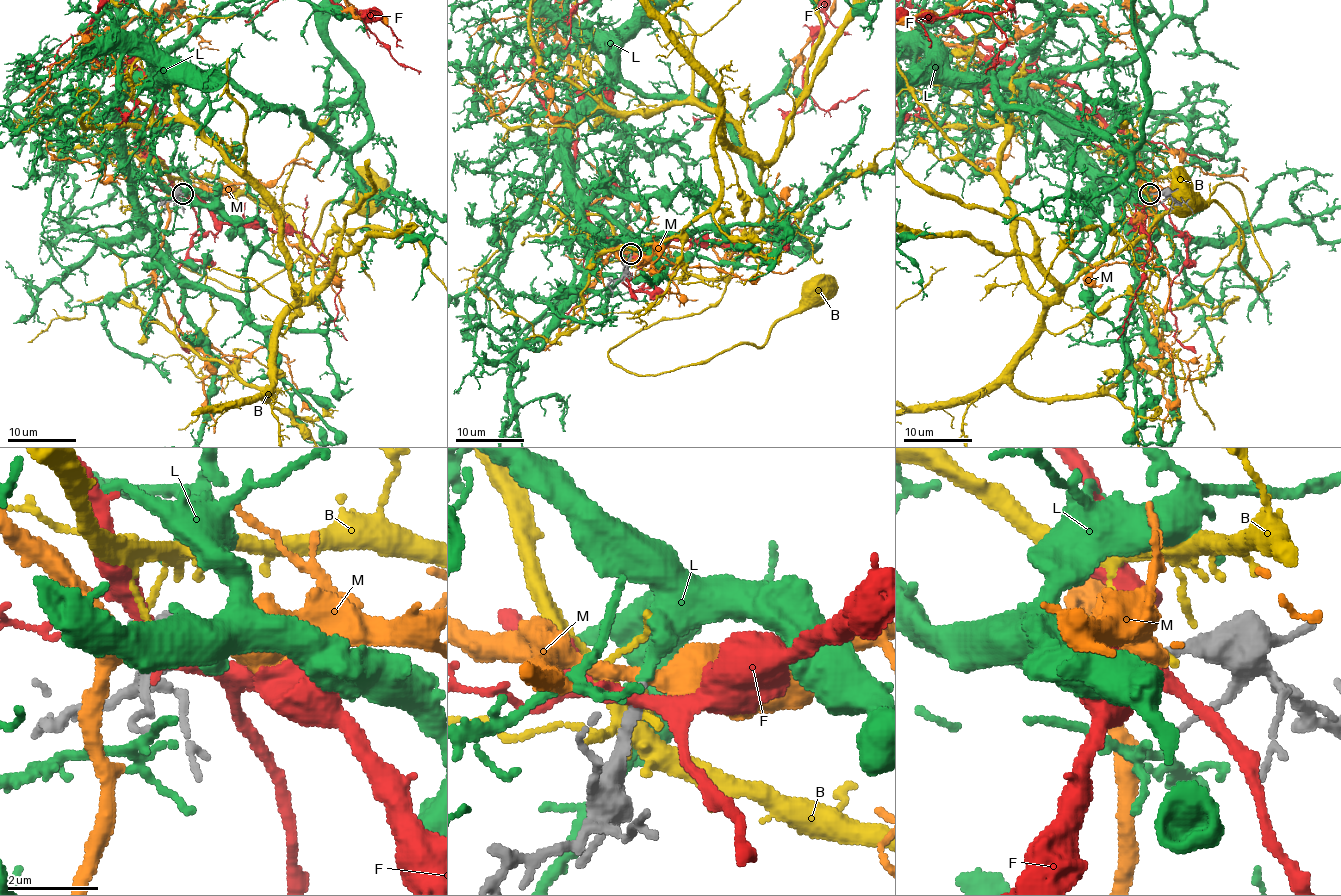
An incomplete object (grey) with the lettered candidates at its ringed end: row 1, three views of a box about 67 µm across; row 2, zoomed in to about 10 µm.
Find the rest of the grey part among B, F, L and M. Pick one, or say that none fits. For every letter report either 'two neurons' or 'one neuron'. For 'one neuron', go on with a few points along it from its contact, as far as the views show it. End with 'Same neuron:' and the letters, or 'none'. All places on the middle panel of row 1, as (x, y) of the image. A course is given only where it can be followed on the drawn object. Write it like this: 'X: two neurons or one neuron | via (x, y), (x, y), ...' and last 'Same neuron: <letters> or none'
B: two neurons
F: two neurons
L: one neuron
M: two neurons
Same neuron: L

